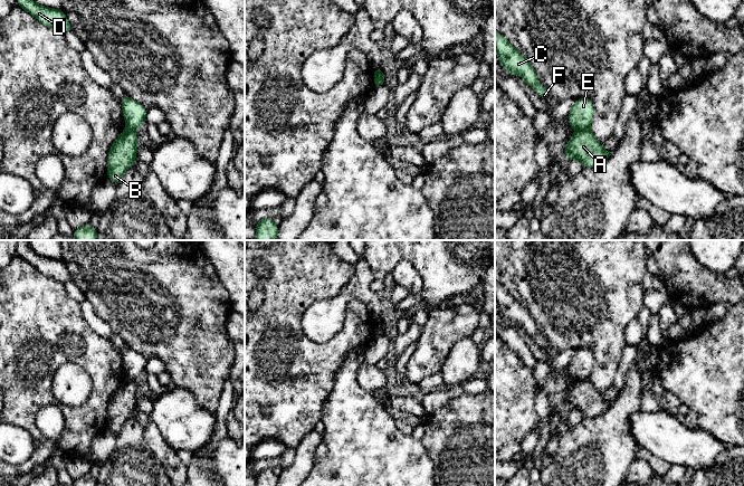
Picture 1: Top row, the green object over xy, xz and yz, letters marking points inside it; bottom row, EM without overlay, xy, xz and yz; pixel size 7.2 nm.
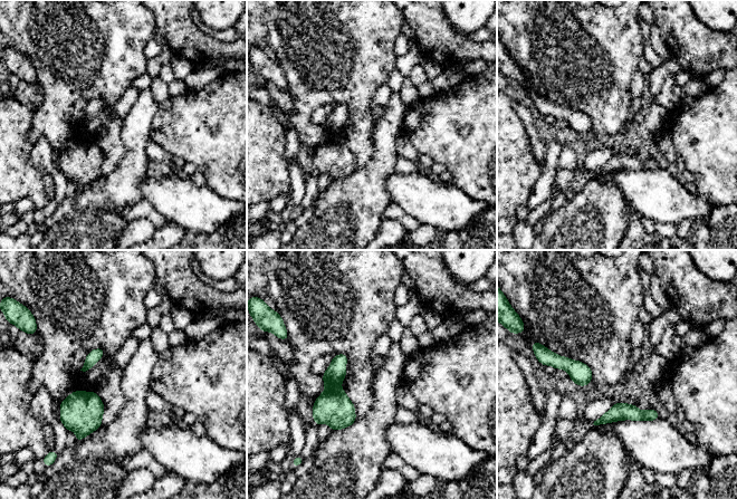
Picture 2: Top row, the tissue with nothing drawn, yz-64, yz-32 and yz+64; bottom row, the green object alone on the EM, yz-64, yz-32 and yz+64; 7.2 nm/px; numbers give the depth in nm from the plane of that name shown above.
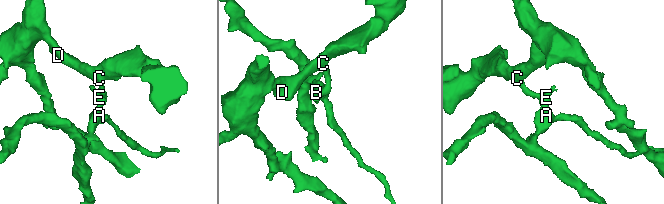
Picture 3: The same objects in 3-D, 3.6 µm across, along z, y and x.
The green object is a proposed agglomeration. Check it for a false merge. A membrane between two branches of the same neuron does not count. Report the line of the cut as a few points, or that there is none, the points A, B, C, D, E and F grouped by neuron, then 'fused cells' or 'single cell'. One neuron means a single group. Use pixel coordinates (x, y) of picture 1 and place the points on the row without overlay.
yz (588, 378), (576, 380) | A B / C D E F | fused cells

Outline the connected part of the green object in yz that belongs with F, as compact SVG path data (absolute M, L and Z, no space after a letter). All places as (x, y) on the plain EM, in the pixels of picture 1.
M495 283L495 301L500 315L512 325L521 325L527 335L533 337L542 350L547 349L547 341L537 330L537 325L528 309L521 305L500 284Z

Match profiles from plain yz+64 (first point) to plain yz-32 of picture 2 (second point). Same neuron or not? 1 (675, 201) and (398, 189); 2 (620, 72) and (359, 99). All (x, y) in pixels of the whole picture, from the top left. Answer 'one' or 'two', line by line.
1: one
2: one

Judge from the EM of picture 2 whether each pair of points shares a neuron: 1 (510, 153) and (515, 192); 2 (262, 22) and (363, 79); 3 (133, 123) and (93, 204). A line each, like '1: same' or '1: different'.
1: same
2: same
3: same

